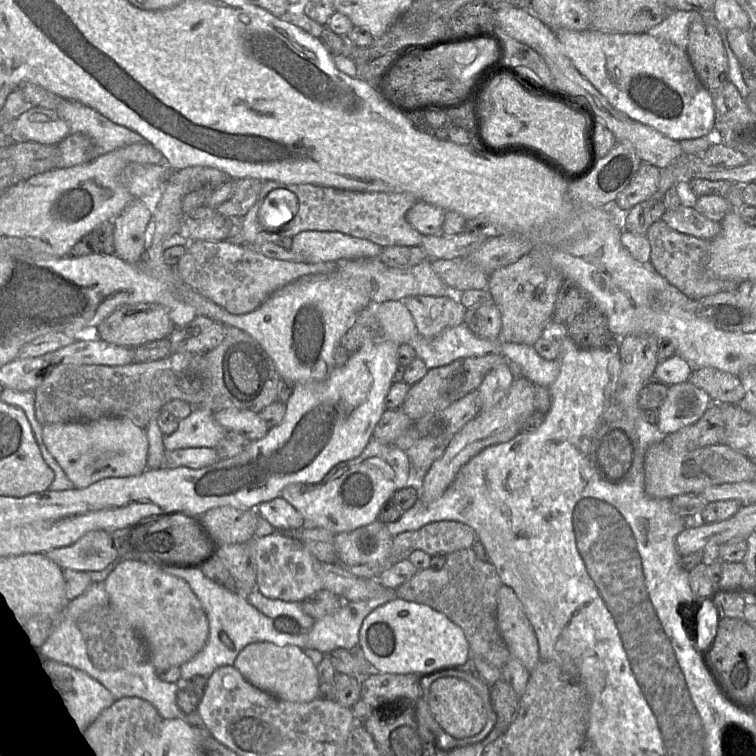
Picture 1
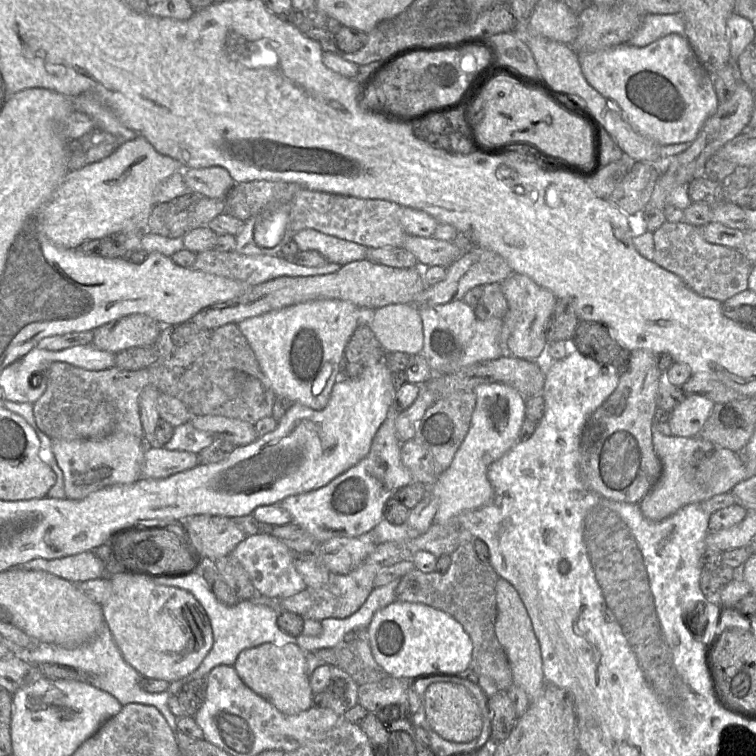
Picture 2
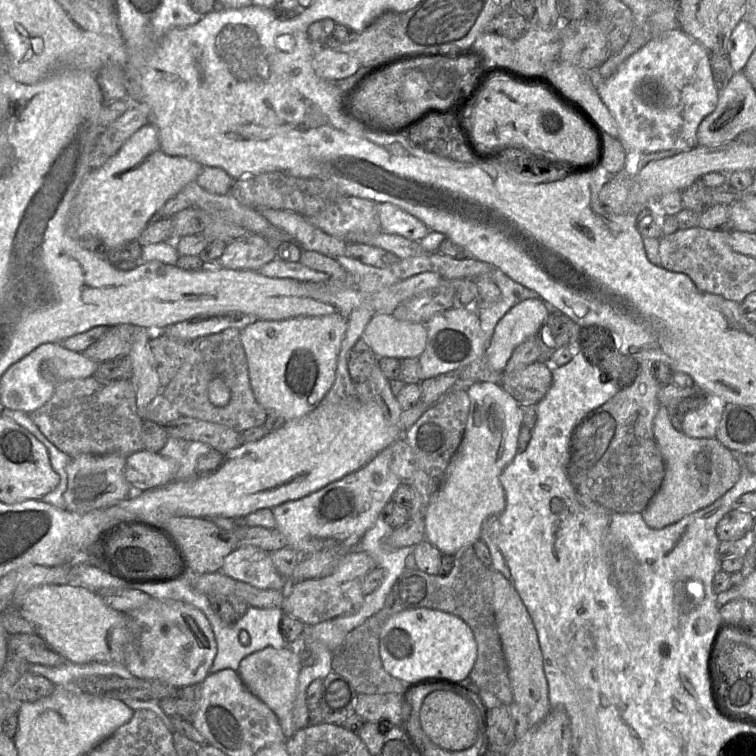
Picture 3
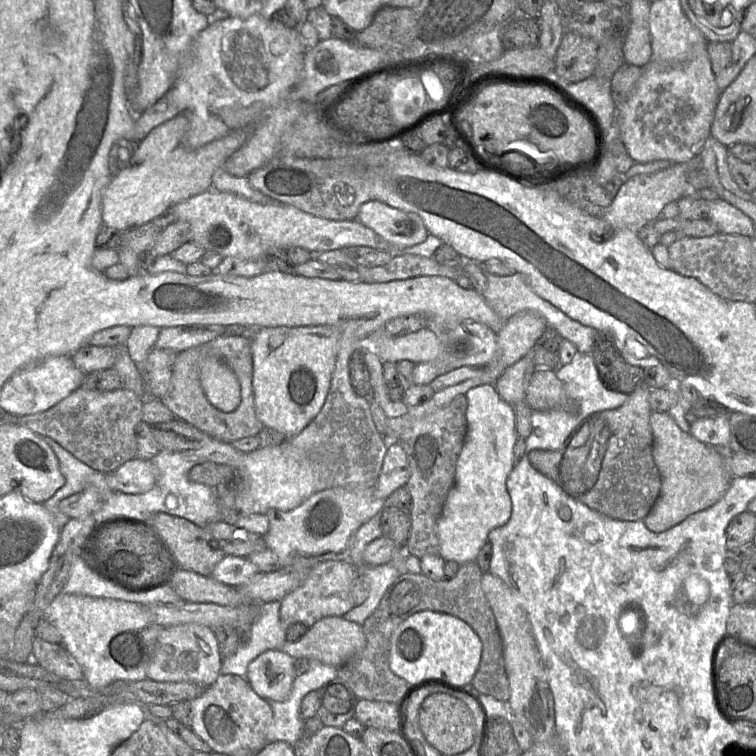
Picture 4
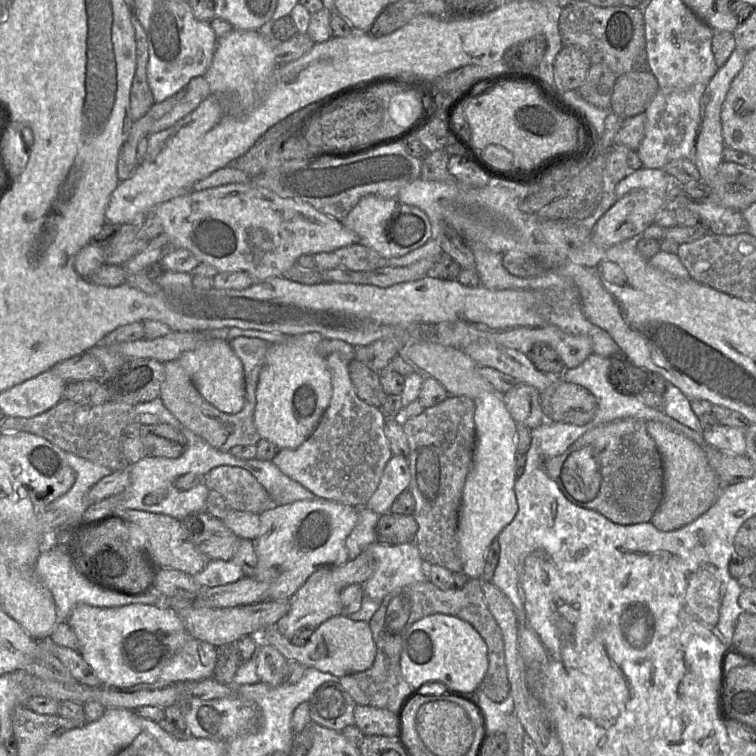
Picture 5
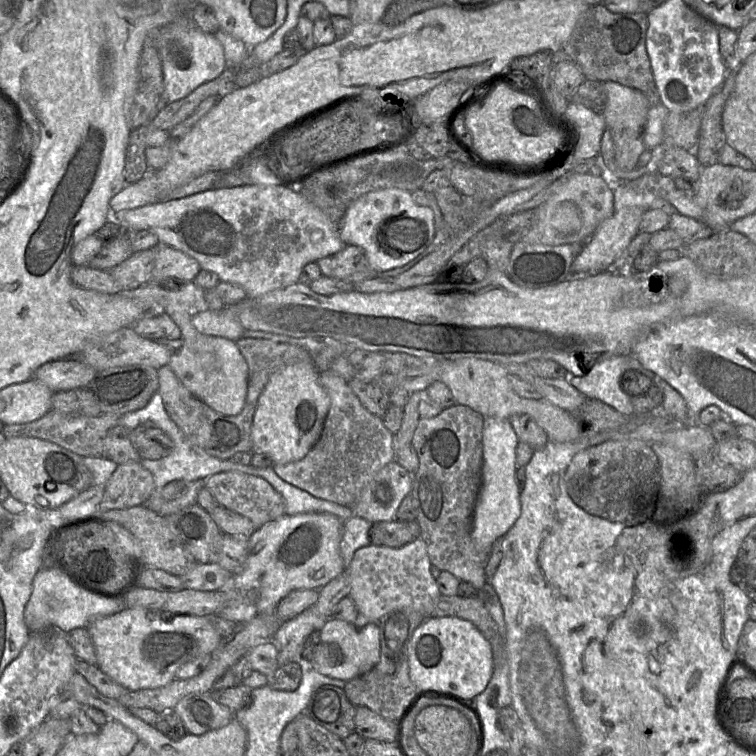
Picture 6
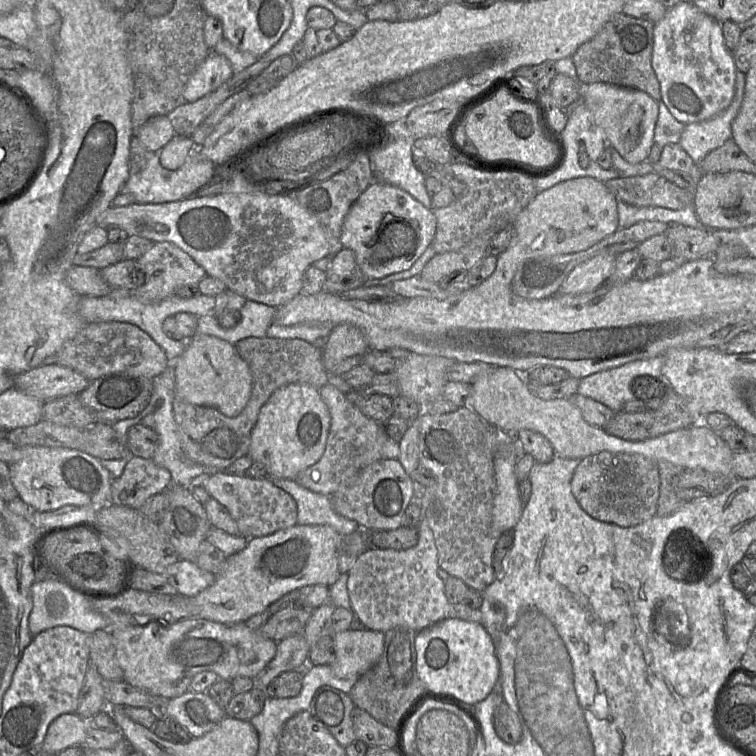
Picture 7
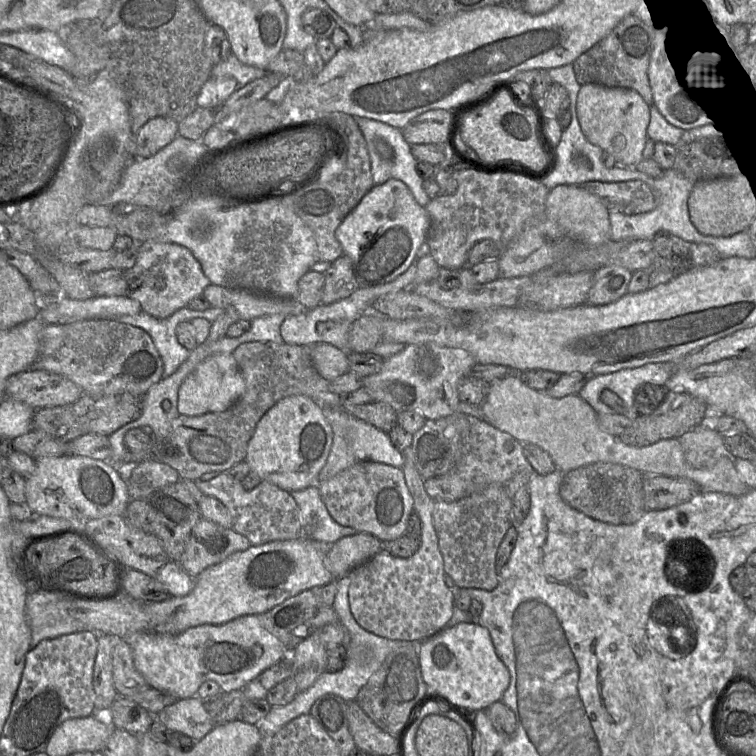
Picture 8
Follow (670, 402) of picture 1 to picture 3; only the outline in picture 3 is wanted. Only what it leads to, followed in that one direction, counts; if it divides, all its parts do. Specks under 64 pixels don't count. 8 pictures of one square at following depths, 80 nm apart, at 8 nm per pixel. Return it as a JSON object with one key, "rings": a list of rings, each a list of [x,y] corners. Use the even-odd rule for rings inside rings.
{"rings":[[[718,398],[709,399],[700,408],[681,414],[681,431],[691,438],[715,438],[723,405]]]}

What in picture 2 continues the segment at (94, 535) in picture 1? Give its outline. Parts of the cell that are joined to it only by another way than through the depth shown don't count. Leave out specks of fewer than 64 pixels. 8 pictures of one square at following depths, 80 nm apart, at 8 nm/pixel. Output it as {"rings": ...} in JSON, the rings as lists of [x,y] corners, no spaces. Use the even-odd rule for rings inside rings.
{"rings":[[[93,551],[51,560],[38,558],[18,568],[48,572],[71,583],[101,578],[105,573],[103,562]]]}

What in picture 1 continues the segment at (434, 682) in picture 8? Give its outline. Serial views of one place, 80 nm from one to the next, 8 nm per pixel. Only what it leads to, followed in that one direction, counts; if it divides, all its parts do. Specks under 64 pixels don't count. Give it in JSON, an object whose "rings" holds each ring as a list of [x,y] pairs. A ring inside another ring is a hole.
{"rings":[[[398,598],[377,607],[364,619],[359,646],[377,671],[389,674],[441,671],[464,665],[471,658],[464,631],[445,614]]]}

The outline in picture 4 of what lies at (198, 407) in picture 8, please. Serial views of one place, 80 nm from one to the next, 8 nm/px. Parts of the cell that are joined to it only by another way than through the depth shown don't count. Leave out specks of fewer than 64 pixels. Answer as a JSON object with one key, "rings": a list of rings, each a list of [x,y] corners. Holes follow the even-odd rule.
{"rings":[[[207,357],[200,366],[200,382],[208,401],[223,412],[234,411],[241,402],[241,388],[235,373],[222,360]]]}

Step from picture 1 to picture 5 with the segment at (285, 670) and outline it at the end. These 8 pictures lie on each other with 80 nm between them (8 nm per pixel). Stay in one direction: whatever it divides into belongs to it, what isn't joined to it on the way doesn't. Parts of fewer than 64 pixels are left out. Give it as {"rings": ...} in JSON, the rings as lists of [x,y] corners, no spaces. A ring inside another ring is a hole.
{"rings":[[[260,640],[257,651],[257,674],[260,682],[272,686],[281,685],[287,662],[288,660],[274,646]]]}

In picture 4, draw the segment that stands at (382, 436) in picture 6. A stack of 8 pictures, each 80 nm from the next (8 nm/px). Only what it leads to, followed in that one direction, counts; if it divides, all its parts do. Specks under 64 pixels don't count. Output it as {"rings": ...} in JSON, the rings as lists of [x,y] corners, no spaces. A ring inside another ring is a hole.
{"rings":[[[341,335],[325,402],[303,431],[278,446],[259,447],[245,454],[242,466],[235,469],[234,508],[239,515],[266,514],[270,509],[291,510],[311,495],[336,487],[375,489],[388,445],[399,443],[401,435],[423,416],[478,386],[474,379],[468,379],[436,392],[425,403],[409,407],[404,415],[389,419],[387,433],[382,437],[376,429],[368,400],[357,395],[350,382],[348,361],[358,341]]]}

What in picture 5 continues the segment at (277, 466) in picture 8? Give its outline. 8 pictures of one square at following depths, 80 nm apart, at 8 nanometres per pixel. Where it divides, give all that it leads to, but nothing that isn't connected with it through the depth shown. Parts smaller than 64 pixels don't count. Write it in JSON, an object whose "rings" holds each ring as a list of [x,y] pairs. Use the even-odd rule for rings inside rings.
{"rings":[[[308,332],[292,336],[283,343],[270,344],[256,388],[254,424],[260,438],[268,440],[278,449],[296,449],[306,441],[329,404],[332,395],[331,374],[326,358],[316,350],[323,339],[317,332]]]}

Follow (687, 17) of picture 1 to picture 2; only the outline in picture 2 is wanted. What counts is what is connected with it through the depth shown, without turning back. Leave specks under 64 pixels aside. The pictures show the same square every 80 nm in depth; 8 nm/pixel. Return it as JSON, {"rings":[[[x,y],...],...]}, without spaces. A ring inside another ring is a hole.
{"rings":[[[681,13],[644,16],[628,43],[635,47],[644,47],[669,34],[685,37],[685,21]]]}

